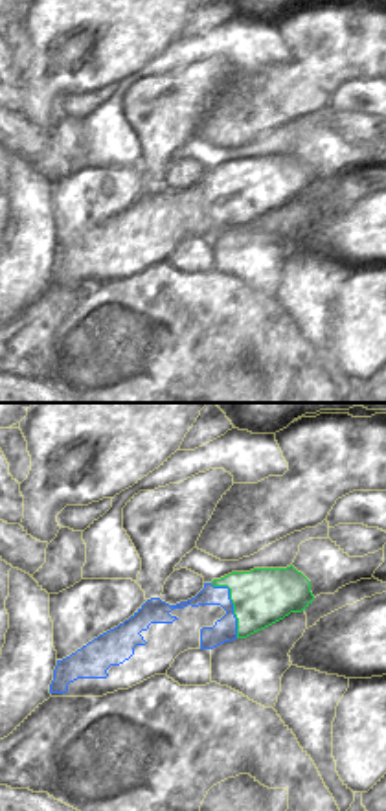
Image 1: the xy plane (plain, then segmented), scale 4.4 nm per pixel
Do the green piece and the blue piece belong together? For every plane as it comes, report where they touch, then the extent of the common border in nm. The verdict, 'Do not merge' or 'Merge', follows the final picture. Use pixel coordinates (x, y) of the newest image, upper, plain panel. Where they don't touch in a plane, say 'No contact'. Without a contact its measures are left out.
Touches green at (232, 190). Shared border 260 nm.

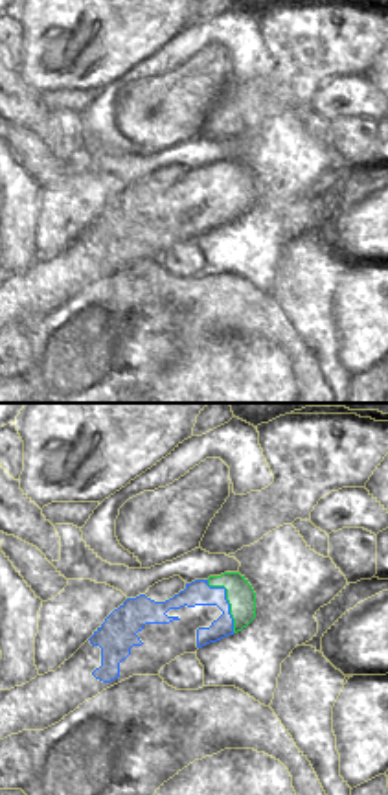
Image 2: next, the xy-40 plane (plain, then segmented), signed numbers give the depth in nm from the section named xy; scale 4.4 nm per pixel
Touches green at (227, 186). Shared border 260 nm.

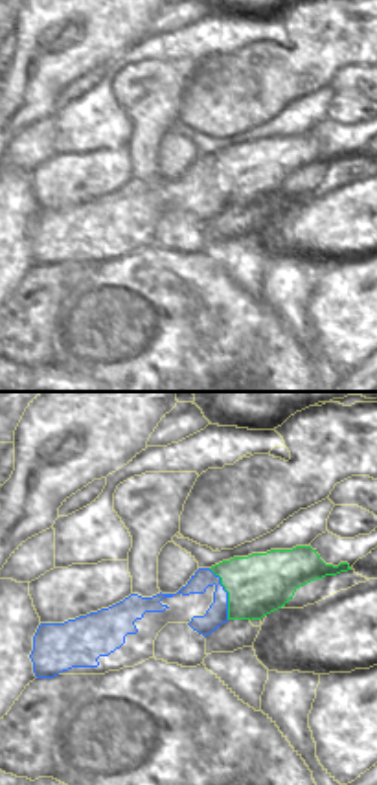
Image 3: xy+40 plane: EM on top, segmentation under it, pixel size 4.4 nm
Touches green at (227, 179). Shared border 240 nm.

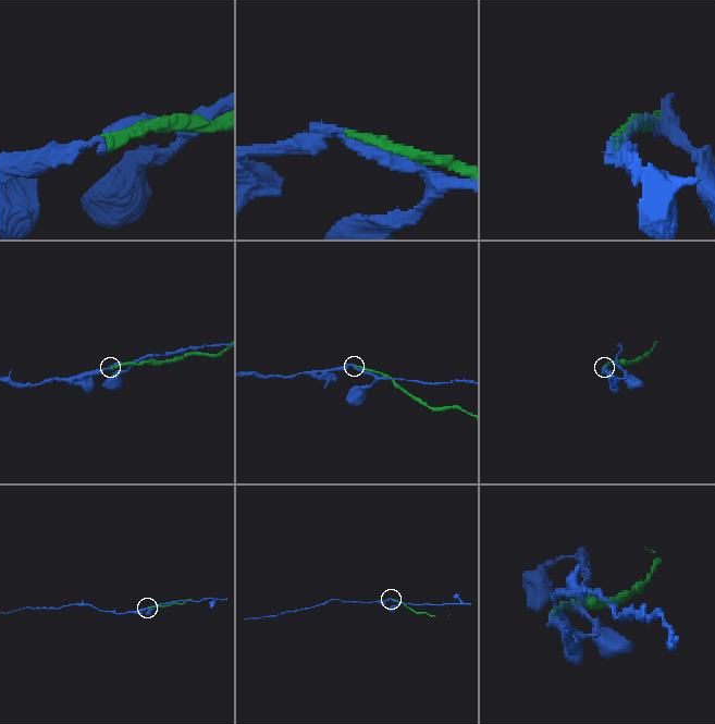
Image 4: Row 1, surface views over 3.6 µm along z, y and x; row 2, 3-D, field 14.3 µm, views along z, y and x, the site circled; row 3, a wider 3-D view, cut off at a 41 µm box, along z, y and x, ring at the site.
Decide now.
Do not merge.

